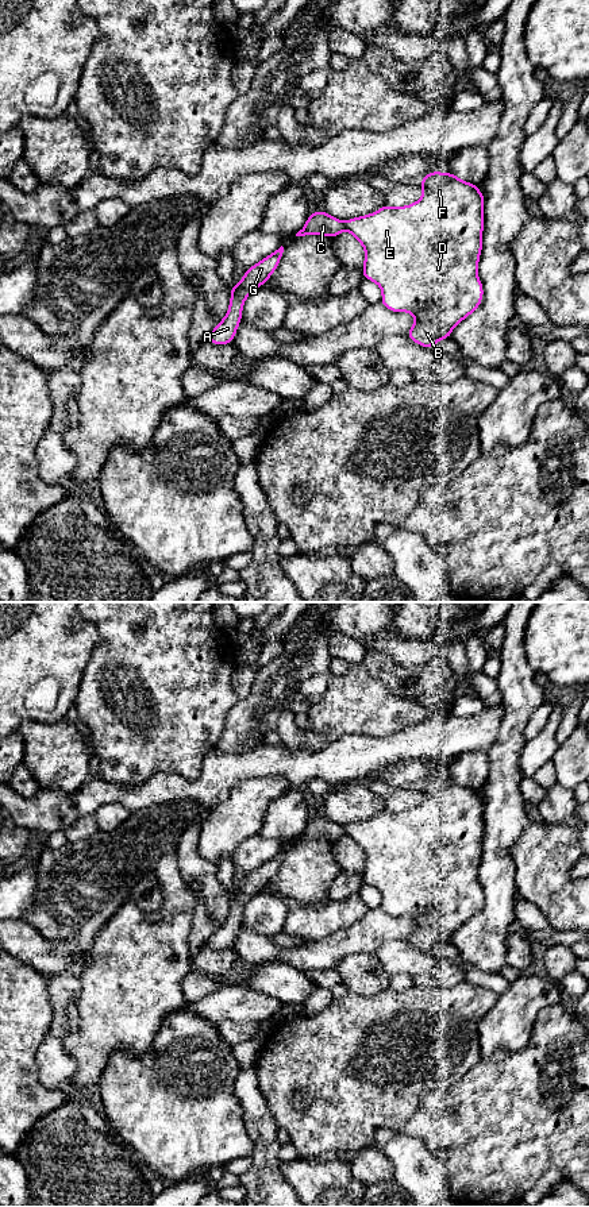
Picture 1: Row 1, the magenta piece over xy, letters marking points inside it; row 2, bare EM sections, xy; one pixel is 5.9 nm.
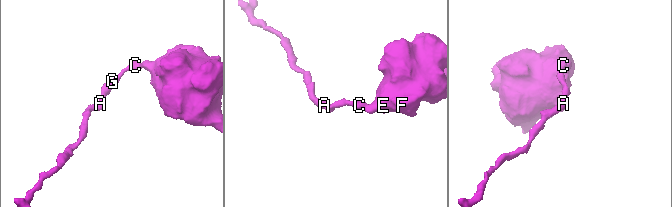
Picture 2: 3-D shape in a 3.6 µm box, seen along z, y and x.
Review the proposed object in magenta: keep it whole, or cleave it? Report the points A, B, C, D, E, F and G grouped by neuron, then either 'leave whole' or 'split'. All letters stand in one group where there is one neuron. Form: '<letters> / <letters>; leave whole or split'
A C G / B D E F; split

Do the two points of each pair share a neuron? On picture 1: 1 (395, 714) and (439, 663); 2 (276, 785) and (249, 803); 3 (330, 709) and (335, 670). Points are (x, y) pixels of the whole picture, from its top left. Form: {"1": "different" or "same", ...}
{"1": "different", "2": "same", "3": "different"}

